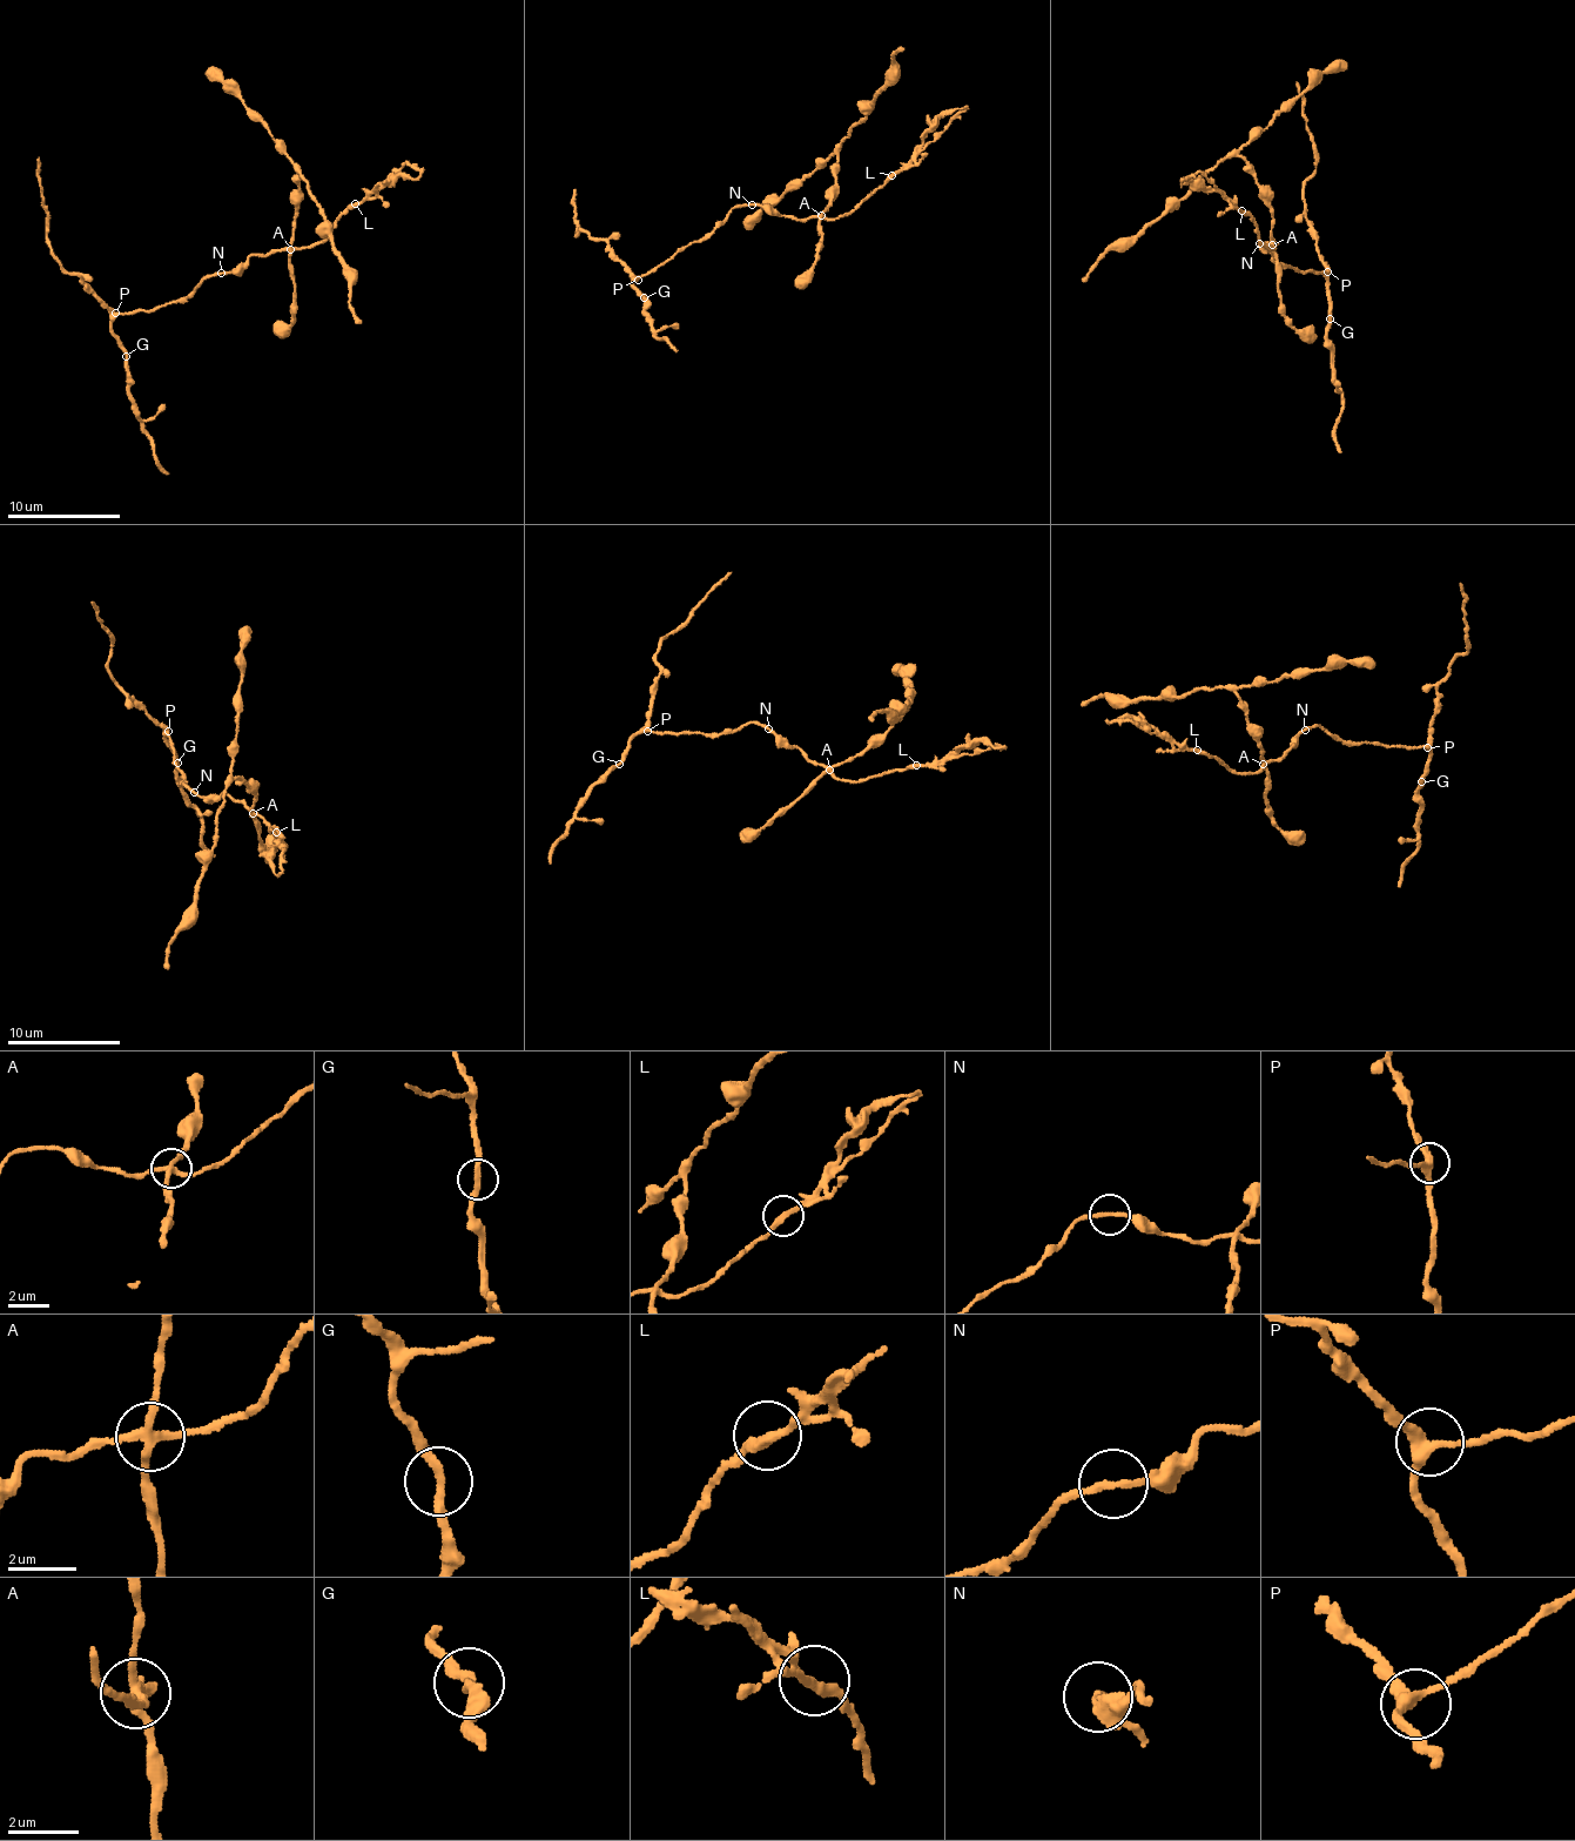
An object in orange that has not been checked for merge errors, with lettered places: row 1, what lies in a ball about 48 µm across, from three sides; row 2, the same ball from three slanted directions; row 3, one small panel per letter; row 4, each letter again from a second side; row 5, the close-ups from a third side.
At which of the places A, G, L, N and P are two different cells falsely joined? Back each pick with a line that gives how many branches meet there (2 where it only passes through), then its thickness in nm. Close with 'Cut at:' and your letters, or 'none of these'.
A: 4 branches meet; 280 nm thick
L: 2 branches meet; 280 nm thick
Cut at: A, L

